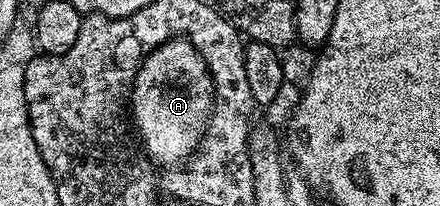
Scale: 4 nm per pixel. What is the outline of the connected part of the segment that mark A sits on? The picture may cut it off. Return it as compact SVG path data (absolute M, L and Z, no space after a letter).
M179 37L169 39L147 55L129 97L132 127L154 163L185 164L197 152L214 110L214 77L192 44Z

